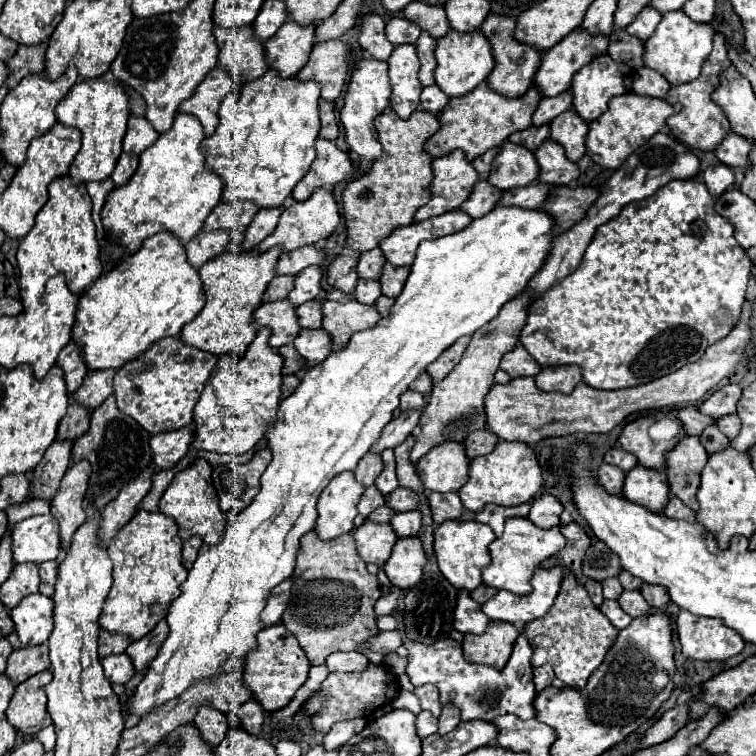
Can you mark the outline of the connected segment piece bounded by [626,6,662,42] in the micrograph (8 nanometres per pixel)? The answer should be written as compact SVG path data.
M646 6L638 14L638 18L632 24L626 26L626 32L630 32L632 36L636 36L636 38L640 38L644 42L644 40L648 40L654 34L656 26L660 24L660 18L662 18L662 14L658 10L654 10L652 6Z

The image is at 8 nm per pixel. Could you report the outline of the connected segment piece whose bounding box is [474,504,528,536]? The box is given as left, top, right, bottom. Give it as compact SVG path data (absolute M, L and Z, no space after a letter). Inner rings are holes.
M490 504L490 506L484 506L484 510L474 516L474 520L482 522L482 524L488 524L488 526L494 530L496 536L502 536L504 520L506 520L506 518L512 518L512 516L526 516L526 514L528 514L528 508L526 508L526 506L504 508L504 506Z

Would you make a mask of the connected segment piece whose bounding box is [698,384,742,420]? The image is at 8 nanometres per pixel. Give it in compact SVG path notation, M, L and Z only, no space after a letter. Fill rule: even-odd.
M728 384L728 386L722 386L720 390L716 390L708 400L704 400L700 404L700 412L718 420L726 414L734 414L736 412L736 402L742 394L742 388L738 384Z

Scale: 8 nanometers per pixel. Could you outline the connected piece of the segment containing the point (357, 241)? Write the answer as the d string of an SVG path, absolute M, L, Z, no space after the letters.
M392 110L377 116L376 132L386 156L380 156L372 162L370 170L358 180L350 182L342 192L342 210L346 220L346 246L328 266L328 284L352 294L358 282L356 264L362 252L376 248L380 240L388 238L396 228L408 226L414 220L414 214L430 198L430 180L432 180L432 156L424 152L424 142L440 128L434 114L416 110L408 120L398 118Z

